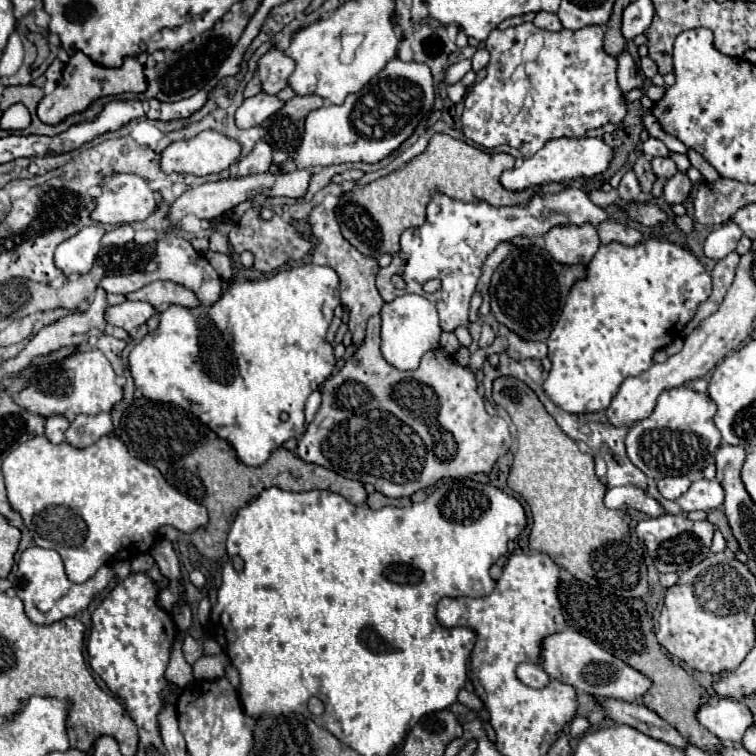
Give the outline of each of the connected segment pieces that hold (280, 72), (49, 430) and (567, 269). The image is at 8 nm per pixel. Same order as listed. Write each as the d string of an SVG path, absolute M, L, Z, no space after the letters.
M269 50L259 58L257 74L261 80L261 88L267 94L277 94L287 86L287 78L295 70L295 62L279 50Z
M49 416L45 418L45 438L51 444L63 442L63 432L69 428L69 422L63 416Z
M533 242L531 246L515 246L511 254L499 264L491 280L491 310L495 318L517 332L525 340L547 340L551 328L559 320L563 304L567 300L567 292L575 280L585 276L583 264L559 264L541 242Z

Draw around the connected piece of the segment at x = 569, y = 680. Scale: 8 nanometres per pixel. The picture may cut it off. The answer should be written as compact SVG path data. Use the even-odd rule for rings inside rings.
M569 628L549 634L547 638L541 640L541 668L547 672L549 678L569 684L577 692L585 692L595 698L617 698L625 702L633 700L639 702L643 692L647 692L647 688L651 686L651 680L647 680L641 672L609 654L591 638Z

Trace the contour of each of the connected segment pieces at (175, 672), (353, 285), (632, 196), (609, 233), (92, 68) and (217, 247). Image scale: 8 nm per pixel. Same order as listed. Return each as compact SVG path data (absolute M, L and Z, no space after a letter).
M177 638L175 646L173 646L171 660L169 660L169 666L167 666L167 680L173 682L179 688L187 688L187 684L191 684L195 678L193 678L191 664L187 664L187 660L181 654L183 652L181 650L181 640L183 638Z
M315 206L313 212L309 214L309 222L311 222L311 234L313 238L317 238L317 246L313 248L313 264L319 266L329 266L337 272L339 276L339 292L341 292L341 302L349 308L349 330L353 334L353 342L359 346L363 342L365 336L365 324L373 314L379 314L383 308L383 300L375 288L375 274L379 270L377 262L373 258L363 256L359 250L351 248L351 244L341 236L339 224L335 220L333 210L325 210L323 206Z
M631 170L625 172L625 176L623 176L621 182L619 182L617 192L619 192L621 200L625 200L625 202L637 200L637 196L639 196L641 192L639 192L639 182L635 180L635 172L631 172Z
M613 218L601 222L597 226L597 230L599 230L599 240L603 244L607 244L611 240L619 240L623 244L637 244L639 240L643 240L643 236L641 236L639 230L635 230L635 228L627 226L627 224L621 224L621 222L613 220Z
M75 52L69 62L65 64L63 72L61 72L61 82L57 84L57 88L53 90L53 94L45 94L39 104L37 104L37 116L41 122L45 124L57 124L63 118L67 118L69 114L81 112L85 110L95 98L101 96L113 96L113 94L121 94L121 92L145 92L147 88L147 80L143 74L143 66L127 56L121 64L121 68L105 68L95 64L93 60L89 60L83 52Z
M215 230L215 232L211 234L211 238L209 238L209 250L213 250L213 252L223 252L223 254L229 252L229 242L227 242L227 238L225 238L219 230Z

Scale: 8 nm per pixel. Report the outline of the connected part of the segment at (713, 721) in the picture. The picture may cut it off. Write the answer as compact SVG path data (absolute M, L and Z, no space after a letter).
M721 698L701 704L697 710L697 720L721 742L725 740L735 742L743 738L743 732L751 726L753 716L743 702Z

